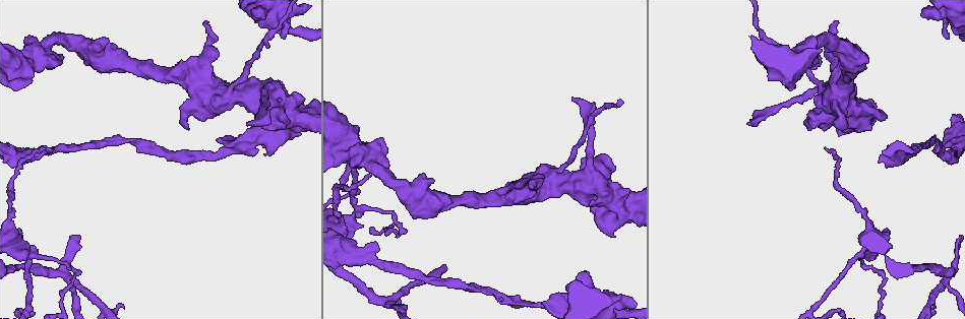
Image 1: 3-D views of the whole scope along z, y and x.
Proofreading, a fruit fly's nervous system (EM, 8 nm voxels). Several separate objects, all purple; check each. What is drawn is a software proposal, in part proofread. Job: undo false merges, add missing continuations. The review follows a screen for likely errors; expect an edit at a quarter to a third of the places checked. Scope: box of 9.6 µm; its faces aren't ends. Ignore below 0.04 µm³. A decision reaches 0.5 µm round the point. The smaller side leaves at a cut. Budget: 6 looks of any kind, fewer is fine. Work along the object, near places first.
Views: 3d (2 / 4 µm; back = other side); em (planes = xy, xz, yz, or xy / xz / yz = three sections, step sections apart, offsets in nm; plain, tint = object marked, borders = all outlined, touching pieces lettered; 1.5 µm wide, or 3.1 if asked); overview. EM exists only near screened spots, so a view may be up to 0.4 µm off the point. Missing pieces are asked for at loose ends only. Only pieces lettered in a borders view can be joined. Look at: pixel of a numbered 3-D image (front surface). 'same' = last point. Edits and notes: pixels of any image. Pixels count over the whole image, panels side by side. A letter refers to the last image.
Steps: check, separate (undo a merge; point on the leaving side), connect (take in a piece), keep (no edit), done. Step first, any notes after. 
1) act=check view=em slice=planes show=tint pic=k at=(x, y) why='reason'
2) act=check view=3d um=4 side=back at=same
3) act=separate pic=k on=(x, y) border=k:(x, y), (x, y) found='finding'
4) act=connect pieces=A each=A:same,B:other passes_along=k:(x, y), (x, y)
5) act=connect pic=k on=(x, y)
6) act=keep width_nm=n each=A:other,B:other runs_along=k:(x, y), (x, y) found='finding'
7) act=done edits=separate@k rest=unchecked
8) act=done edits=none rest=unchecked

act=check view=em slice=planes show=tint pic=1 at=(862, 254) why='small branch off a trunk'

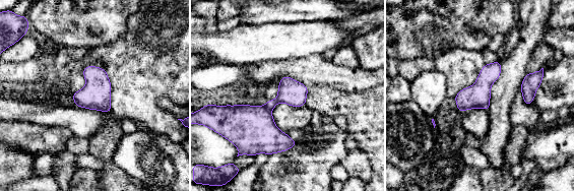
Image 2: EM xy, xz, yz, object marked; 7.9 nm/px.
act=check view=em slice=planes show=borders at=same why='what lies round it'

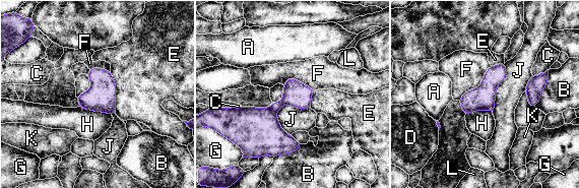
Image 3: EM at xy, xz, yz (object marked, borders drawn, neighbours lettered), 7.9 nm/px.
act=separate pic=3 on=(257, 131) width_nm=190 each=A:other,B:other,C:other,D:other,E:other,F:other,G:other,H:other,J:other,K:other,L:other border=3:(269, 108), (275, 113) found='a second cell is stuck on'

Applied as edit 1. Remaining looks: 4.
act=check view=em slice=xz step=8 show=borders pic=1 at=(573, 99) why='end of a long branch'

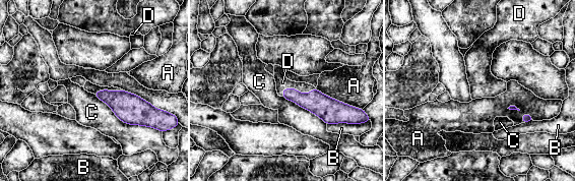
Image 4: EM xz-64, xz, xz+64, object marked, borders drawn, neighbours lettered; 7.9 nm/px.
act=connect pic=4 on=(282, 82) width_nm=100 each=A:other,B:other,C:other,D:same passes_along=4:(322, 106), (296, 91), (282, 82) found='the cell continues'

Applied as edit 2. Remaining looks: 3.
act=done edits=separate@3,connect@4 rest=unchecked

